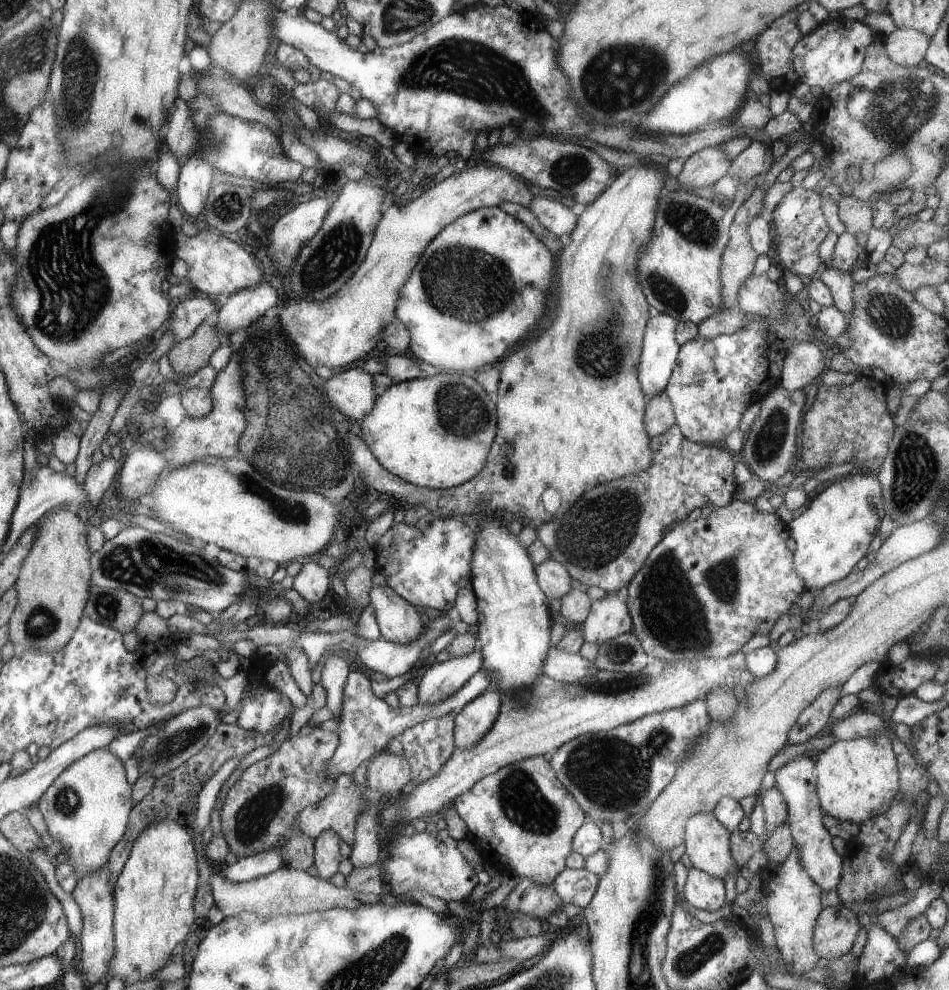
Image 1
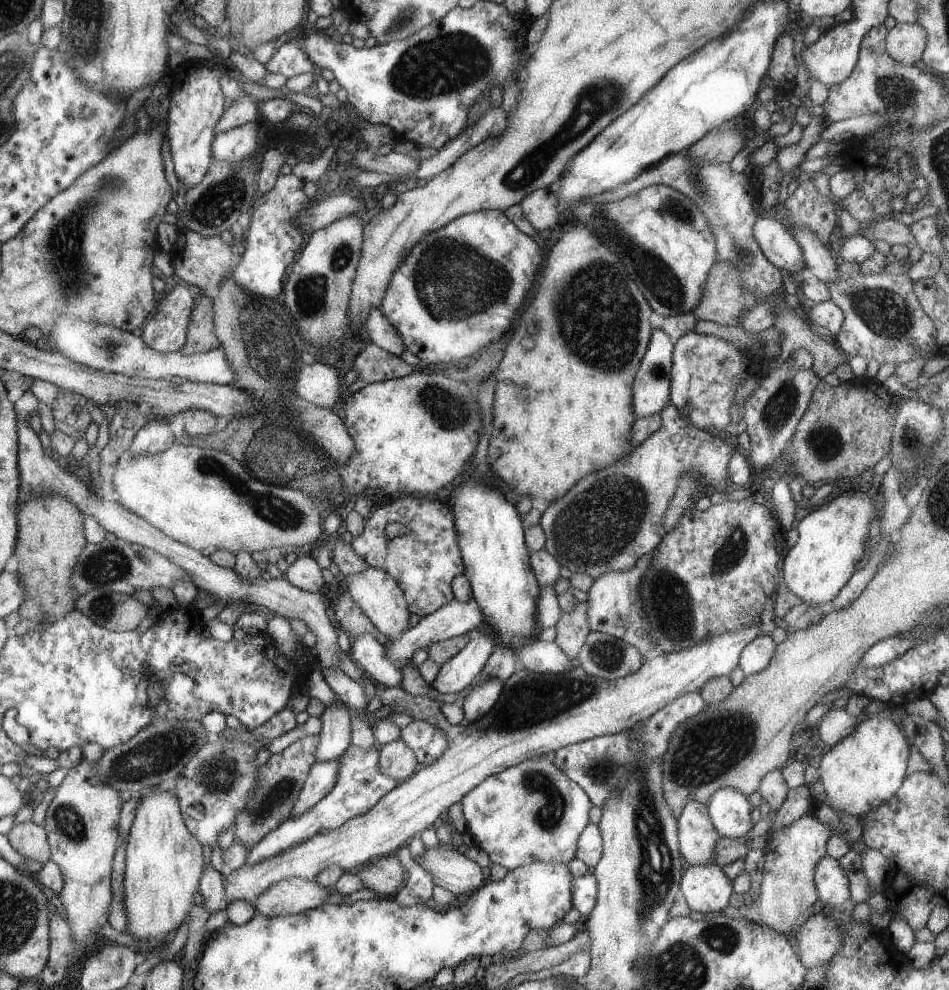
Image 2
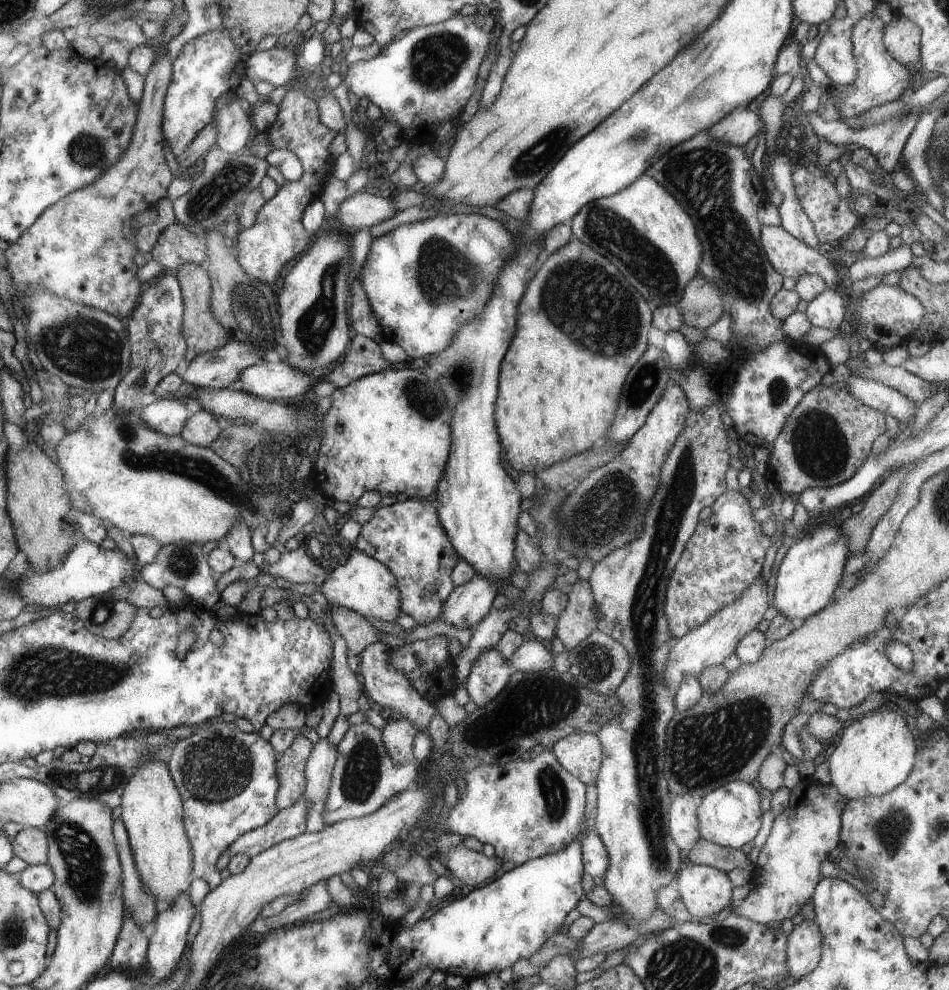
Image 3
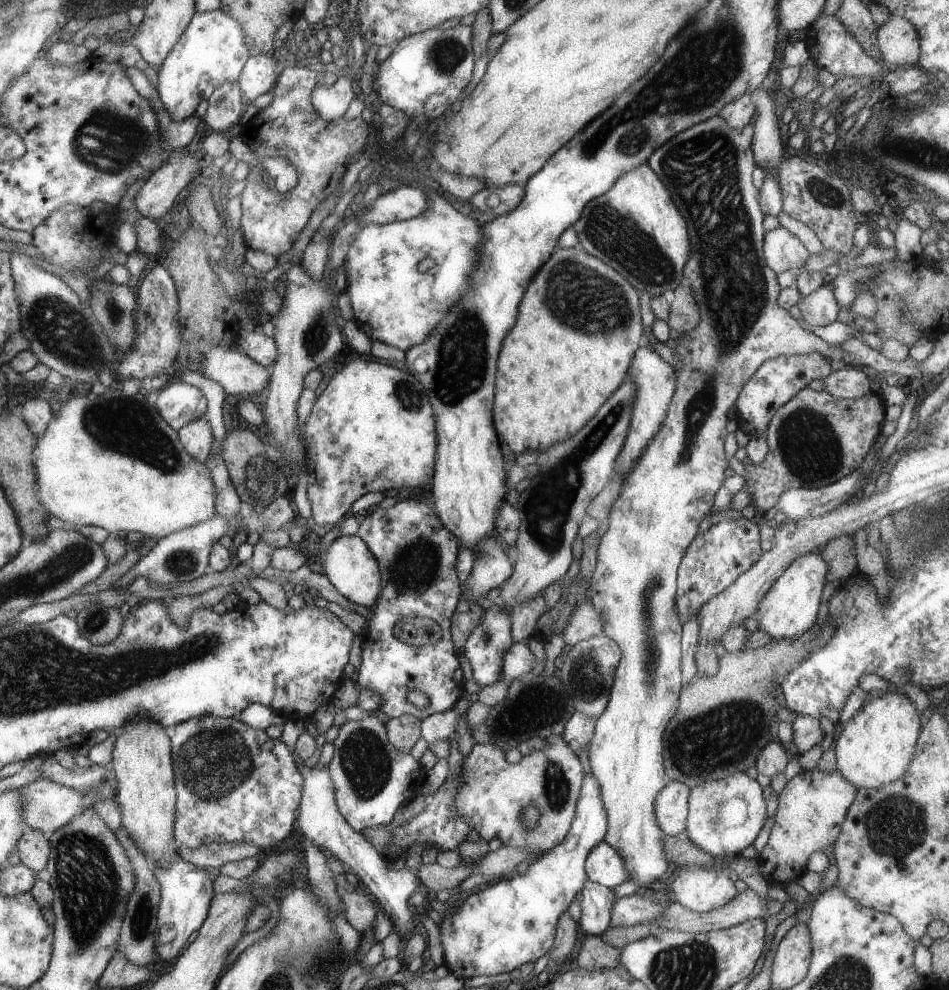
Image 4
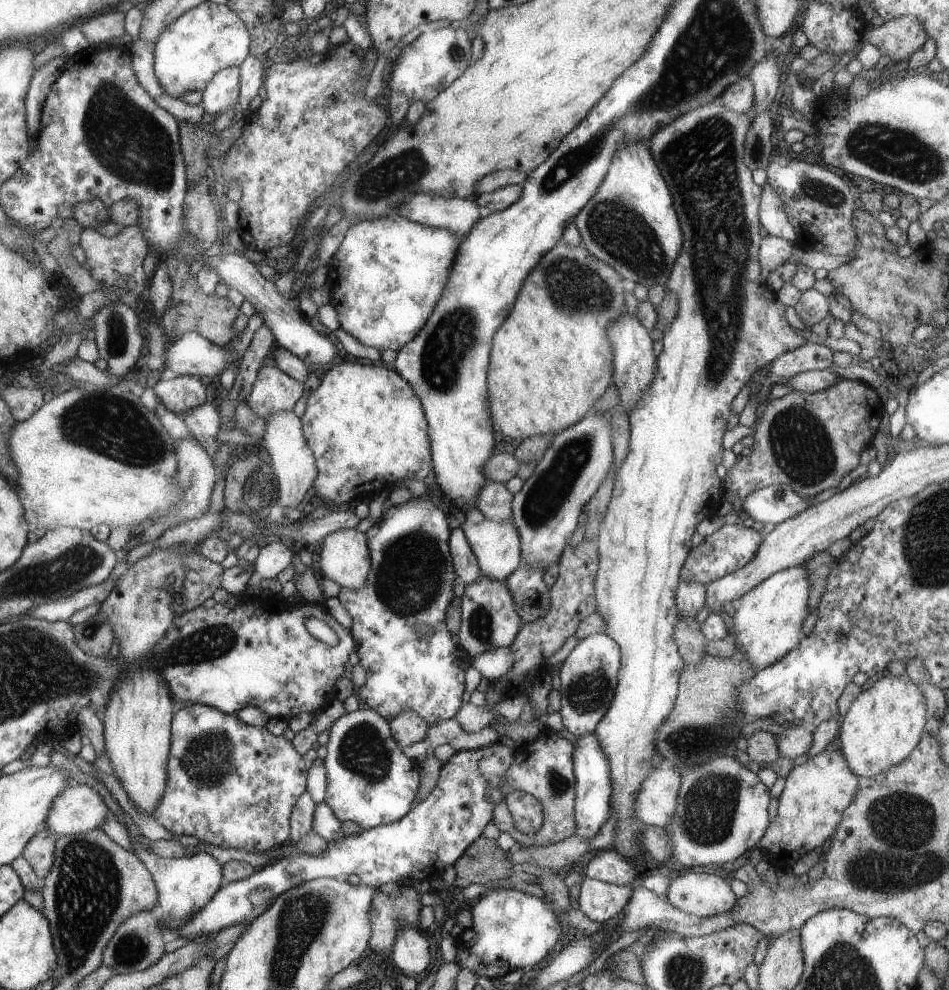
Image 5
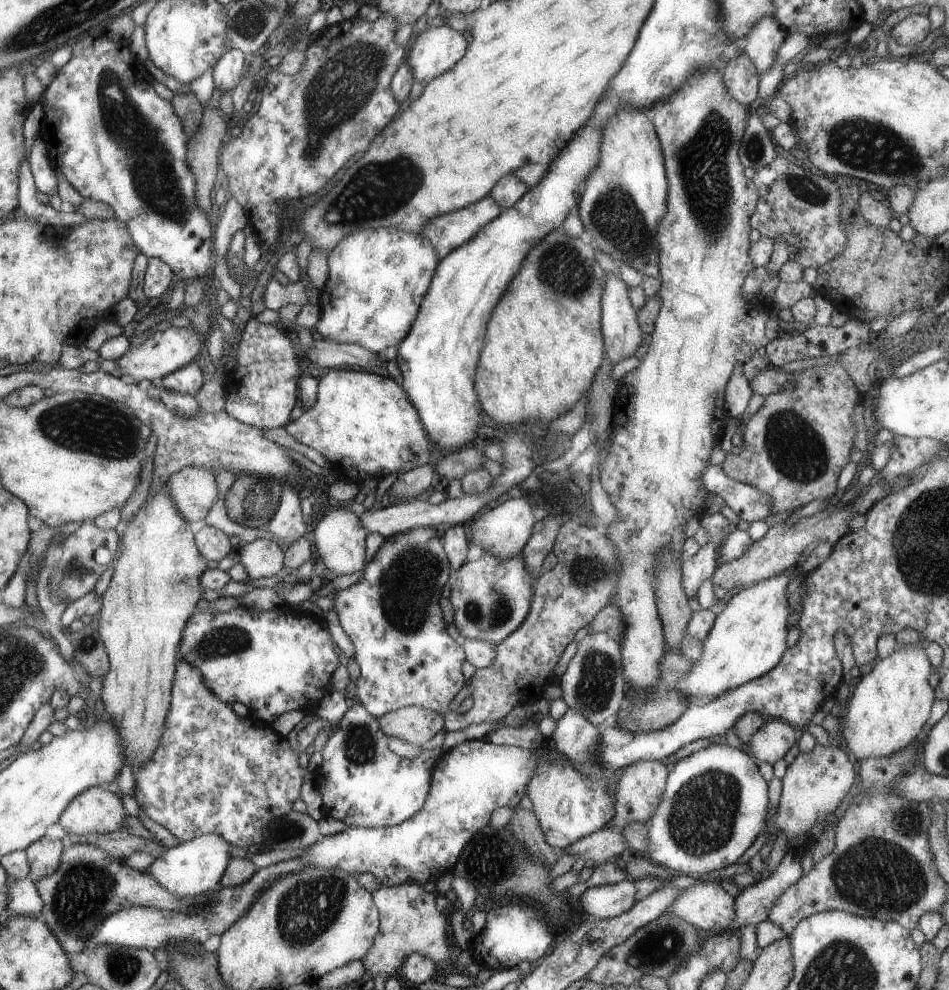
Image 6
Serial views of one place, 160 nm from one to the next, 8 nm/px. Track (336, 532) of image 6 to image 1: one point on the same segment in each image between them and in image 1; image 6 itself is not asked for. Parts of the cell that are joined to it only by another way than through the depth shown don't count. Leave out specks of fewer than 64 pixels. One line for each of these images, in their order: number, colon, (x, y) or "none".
1: (398, 621)
2: (382, 599)
3: (365, 585)
4: (351, 568)
5: (345, 560)

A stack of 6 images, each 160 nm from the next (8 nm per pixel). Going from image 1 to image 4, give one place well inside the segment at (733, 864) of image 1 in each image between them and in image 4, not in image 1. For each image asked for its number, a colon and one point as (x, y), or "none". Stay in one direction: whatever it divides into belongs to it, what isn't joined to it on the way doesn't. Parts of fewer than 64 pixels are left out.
2: (698, 837)
3: (683, 822)
4: (672, 804)

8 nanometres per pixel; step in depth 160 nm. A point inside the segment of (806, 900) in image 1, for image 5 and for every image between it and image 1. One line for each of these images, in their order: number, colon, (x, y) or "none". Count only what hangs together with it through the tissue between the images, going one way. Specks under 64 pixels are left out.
2: (788, 891)
3: (788, 868)
4: (811, 808)
5: (816, 794)

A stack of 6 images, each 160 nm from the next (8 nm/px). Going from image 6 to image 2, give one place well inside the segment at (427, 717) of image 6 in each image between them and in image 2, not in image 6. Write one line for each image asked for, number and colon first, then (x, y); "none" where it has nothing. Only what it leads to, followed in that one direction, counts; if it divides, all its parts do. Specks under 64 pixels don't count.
2: (397, 760)
3: (399, 735)
4: (404, 732)
5: (408, 727)

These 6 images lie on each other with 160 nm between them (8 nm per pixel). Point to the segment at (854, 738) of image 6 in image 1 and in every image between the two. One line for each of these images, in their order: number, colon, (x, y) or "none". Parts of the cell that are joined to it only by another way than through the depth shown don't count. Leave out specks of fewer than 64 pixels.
1: (857, 779)
2: (865, 769)
3: (876, 753)
4: (877, 745)
5: (882, 727)

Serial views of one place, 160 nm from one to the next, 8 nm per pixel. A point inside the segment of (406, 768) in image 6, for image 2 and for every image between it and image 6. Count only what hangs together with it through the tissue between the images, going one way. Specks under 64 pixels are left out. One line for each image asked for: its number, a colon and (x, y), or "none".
2: (360, 784)
3: (364, 777)
4: (372, 779)
5: (370, 781)

